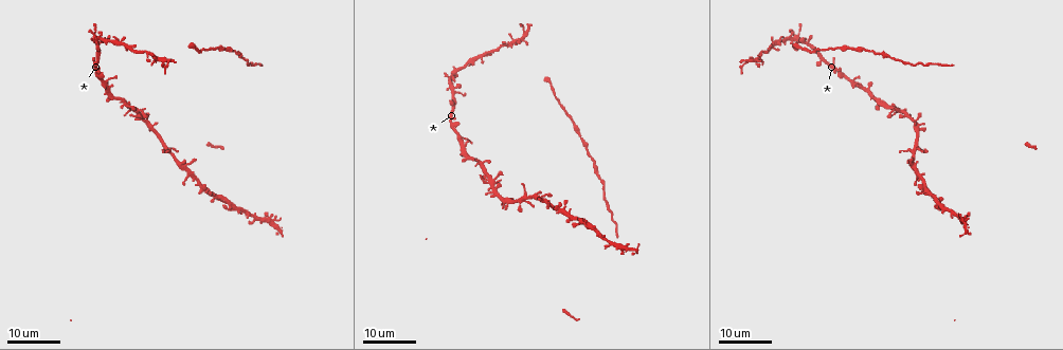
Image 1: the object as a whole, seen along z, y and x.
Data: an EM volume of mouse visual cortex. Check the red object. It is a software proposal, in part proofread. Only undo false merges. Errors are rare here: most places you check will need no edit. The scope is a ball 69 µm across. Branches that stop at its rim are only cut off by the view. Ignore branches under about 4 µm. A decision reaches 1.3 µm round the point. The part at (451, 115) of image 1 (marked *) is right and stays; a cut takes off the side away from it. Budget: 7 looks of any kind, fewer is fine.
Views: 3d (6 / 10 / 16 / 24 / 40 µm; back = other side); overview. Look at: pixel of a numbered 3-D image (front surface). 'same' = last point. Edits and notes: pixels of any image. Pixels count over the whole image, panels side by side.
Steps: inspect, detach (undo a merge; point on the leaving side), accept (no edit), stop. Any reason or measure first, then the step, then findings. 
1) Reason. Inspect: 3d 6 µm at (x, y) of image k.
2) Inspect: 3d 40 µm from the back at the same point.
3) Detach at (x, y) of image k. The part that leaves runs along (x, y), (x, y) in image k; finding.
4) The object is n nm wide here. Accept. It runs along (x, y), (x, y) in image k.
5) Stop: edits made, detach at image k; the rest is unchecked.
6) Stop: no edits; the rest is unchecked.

Thick turns thin. Inspect: 3d 24 µm at (585, 151) of image 1.

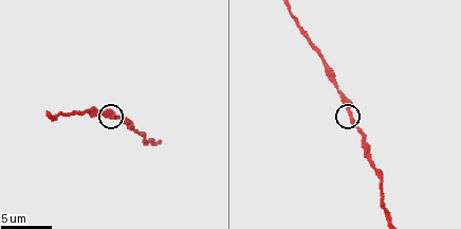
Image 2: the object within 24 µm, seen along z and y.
Closer look. Inspect: 3d 6 µm at (350, 110) of image 2.

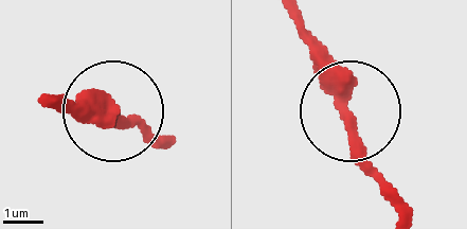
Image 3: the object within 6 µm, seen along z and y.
Accept. Continuous, no second neuron.

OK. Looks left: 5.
Calibre changes. Inspect: 3d 6 µm at (371, 159) of image 2.

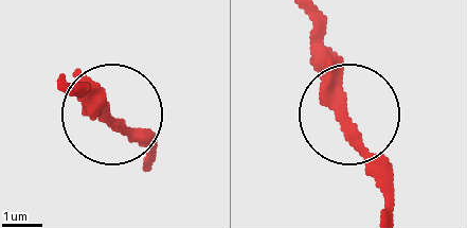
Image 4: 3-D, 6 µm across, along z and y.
Accept. It runs along (308, 15), (324, 86), (385, 194) in image 4; one neuron here.

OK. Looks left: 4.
Thick turns thin. Inspect: 3d 24 µm at (497, 191) of image 1.

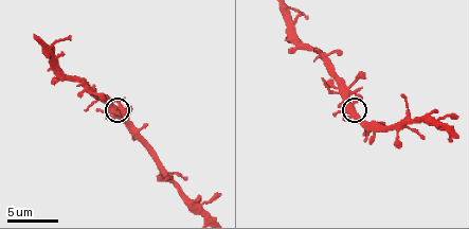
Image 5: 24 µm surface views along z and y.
Inspect: 3d 6 µm at (354, 110) of image 5.

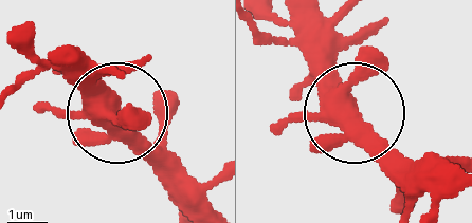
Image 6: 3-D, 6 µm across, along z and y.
5 arms meet here. Accept. All the same neuron.

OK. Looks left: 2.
Narrows sharply. Inspect: 3d 24 µm at (549, 84) of image 1.

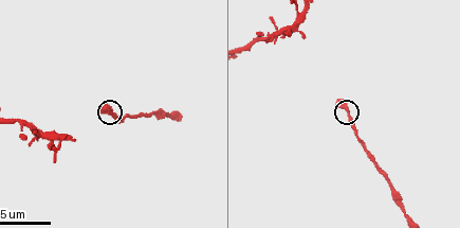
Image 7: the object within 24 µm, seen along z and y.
Zoom in. Inspect: 3d 6 µm at (111, 113) of image 7.

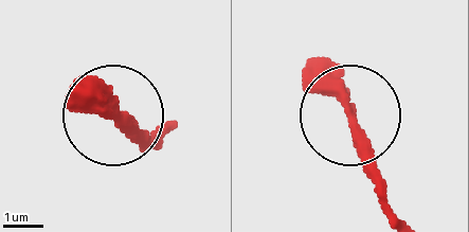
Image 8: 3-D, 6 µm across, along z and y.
Accept. All the same neuron.

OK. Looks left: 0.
Stop: no edits; the rest is unchecked.

